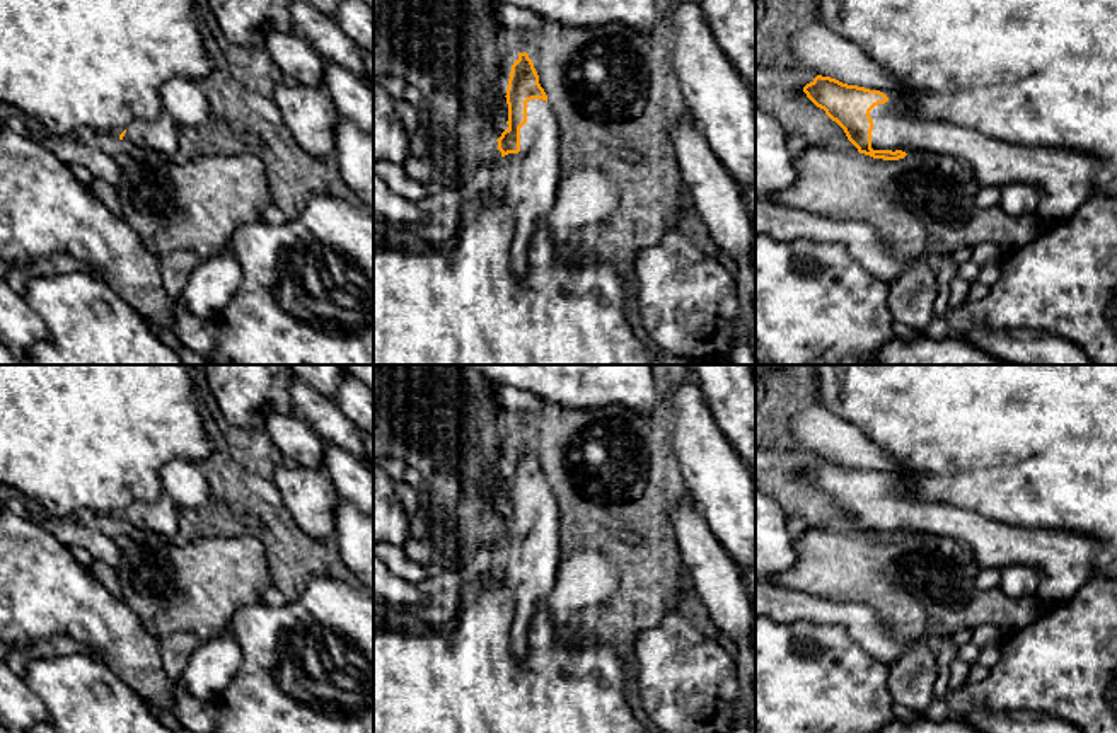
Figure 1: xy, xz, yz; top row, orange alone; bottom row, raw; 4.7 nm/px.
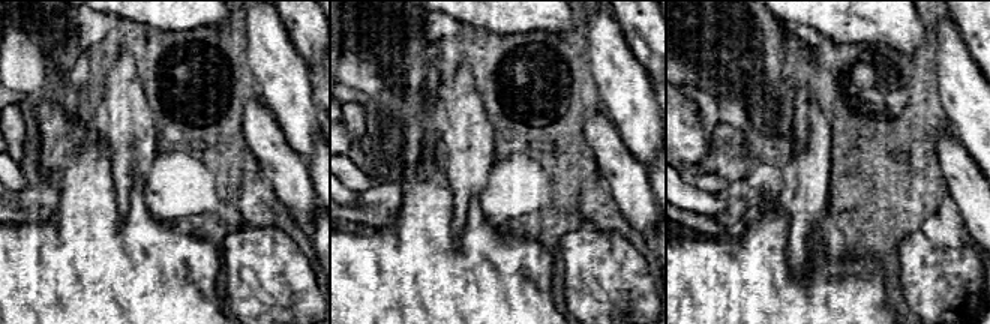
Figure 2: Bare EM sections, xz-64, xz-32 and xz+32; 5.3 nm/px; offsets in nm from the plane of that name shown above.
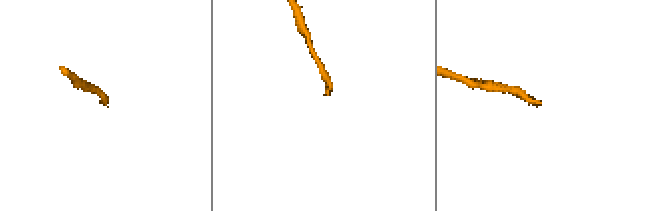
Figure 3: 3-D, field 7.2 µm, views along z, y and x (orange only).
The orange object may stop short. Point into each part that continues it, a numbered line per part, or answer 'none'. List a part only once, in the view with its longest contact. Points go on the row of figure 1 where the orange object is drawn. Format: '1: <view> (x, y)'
1: yz (1063, 179)

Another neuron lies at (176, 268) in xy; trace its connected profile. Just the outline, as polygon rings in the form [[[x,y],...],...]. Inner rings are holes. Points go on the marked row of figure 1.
[[[176,251],[159,257],[162,286],[171,298],[179,297],[200,263],[201,257],[191,251]]]

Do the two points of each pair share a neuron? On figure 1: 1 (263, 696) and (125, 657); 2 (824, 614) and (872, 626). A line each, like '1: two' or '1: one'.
1: two
2: one

